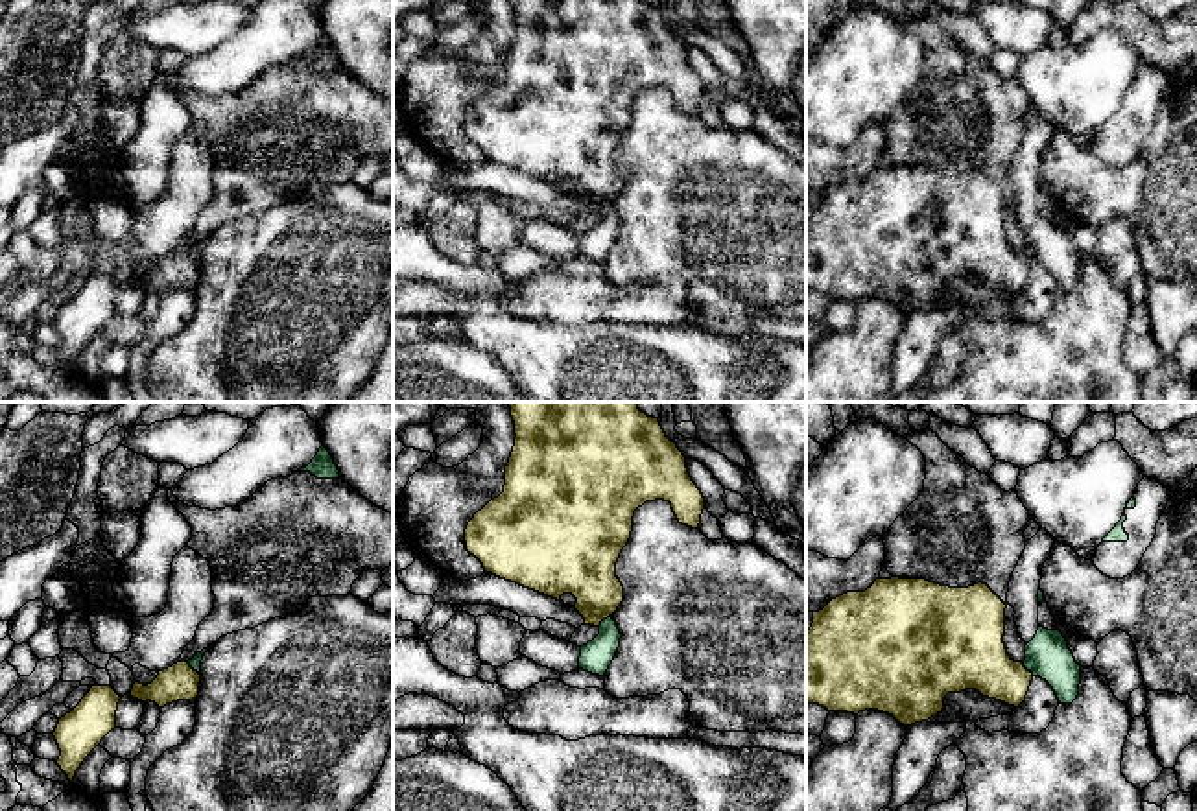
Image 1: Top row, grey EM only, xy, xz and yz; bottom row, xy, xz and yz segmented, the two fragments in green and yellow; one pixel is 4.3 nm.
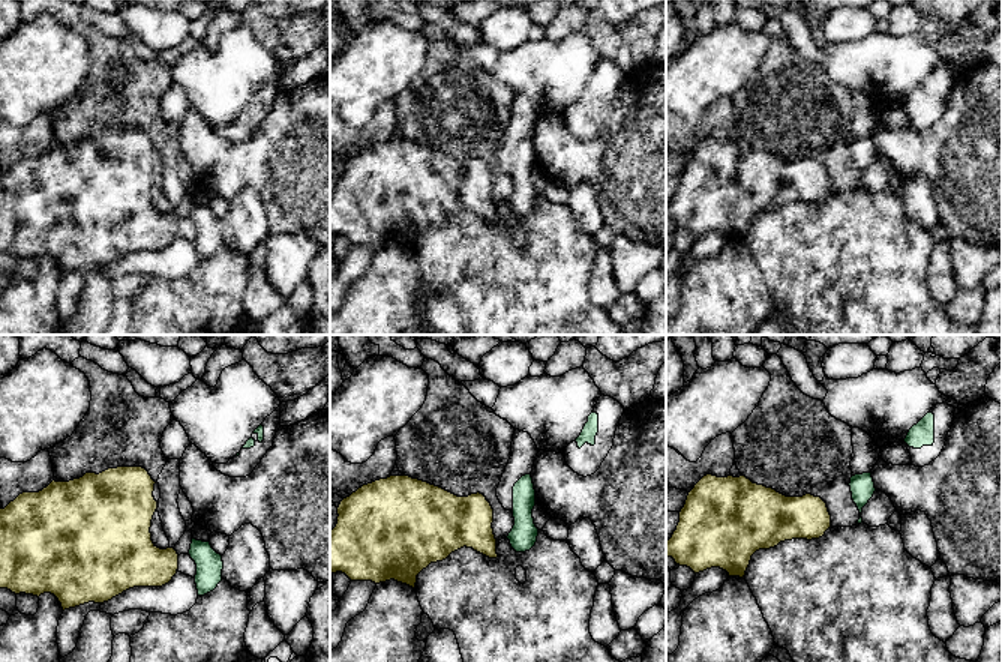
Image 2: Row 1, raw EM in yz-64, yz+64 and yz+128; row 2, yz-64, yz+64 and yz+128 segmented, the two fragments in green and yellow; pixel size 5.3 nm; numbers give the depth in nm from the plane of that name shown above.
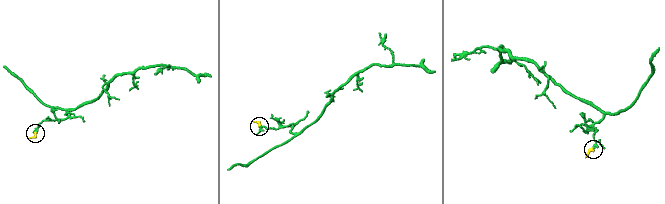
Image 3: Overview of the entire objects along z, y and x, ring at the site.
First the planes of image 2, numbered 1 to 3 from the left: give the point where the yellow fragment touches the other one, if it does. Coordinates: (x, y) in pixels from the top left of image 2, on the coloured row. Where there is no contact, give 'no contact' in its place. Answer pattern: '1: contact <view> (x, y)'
1: no contact
2: no contact
3: no contact

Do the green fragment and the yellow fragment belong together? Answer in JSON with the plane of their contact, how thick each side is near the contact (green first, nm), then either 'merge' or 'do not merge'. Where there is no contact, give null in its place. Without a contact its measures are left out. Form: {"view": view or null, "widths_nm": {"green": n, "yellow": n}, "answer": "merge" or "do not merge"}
{"view": "yz", "widths_nm": {"green": 190, "yellow": 300}, "answer": "do not merge"}

